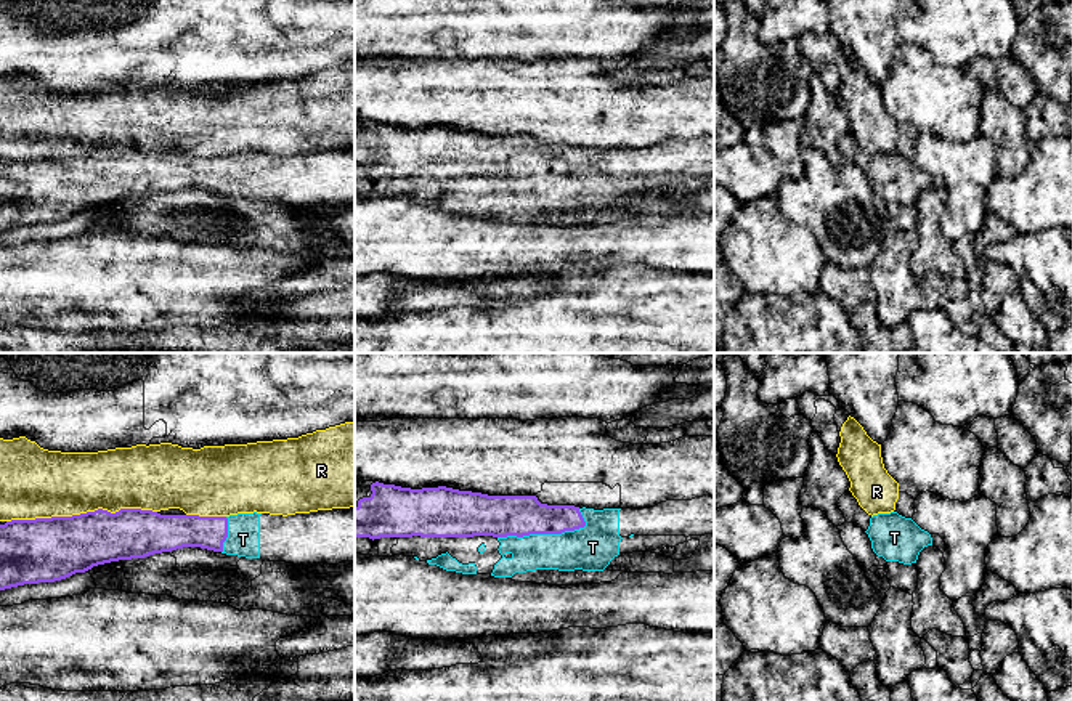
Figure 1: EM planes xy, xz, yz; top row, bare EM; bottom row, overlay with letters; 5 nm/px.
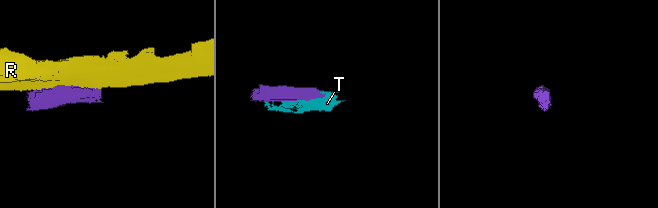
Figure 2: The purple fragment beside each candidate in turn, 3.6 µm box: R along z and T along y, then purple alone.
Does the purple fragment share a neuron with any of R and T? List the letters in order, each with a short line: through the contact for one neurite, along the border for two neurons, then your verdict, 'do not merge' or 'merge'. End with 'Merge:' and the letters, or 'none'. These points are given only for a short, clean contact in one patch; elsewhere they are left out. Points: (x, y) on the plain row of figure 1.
R: do not merge
T: merge
Merge: T

